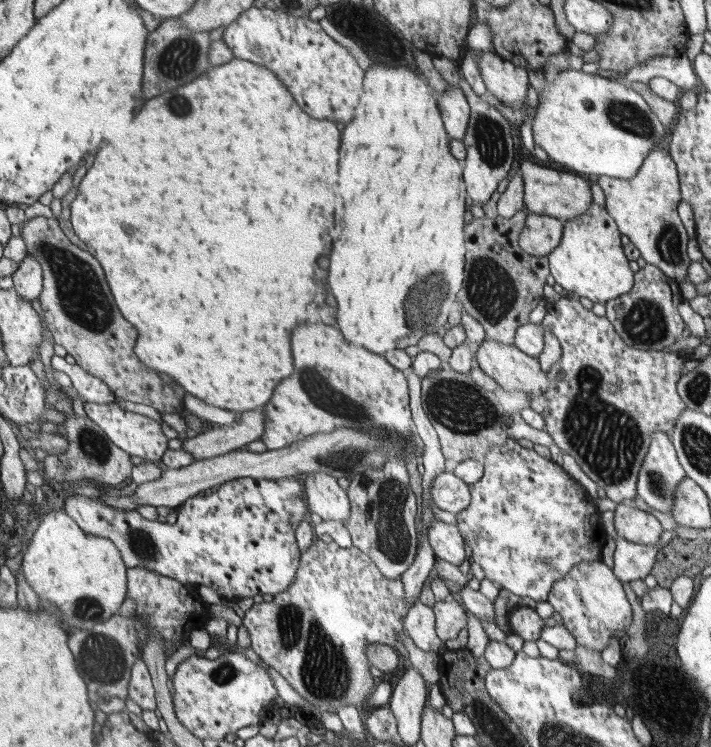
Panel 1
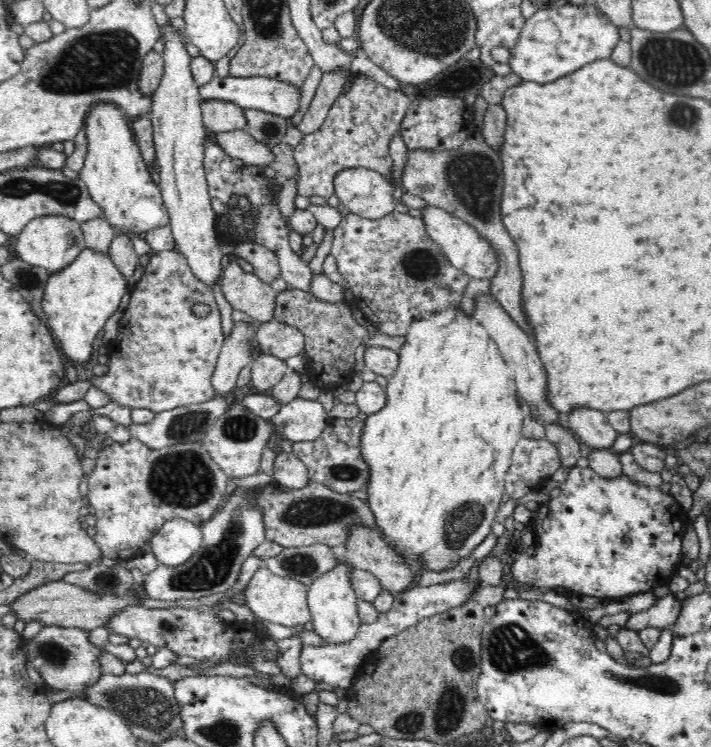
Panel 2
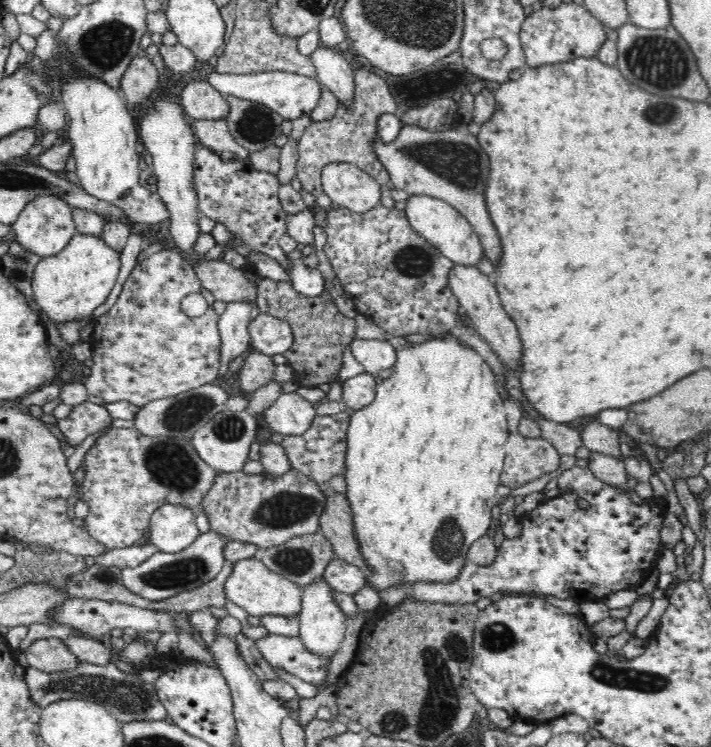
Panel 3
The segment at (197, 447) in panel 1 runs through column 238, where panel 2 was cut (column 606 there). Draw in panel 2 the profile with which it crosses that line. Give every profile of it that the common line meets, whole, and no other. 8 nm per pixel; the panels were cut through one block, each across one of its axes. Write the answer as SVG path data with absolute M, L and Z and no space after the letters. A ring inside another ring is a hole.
M590 408L570 412L564 423L580 441L594 450L610 448L618 436L617 430L608 423L606 414Z

